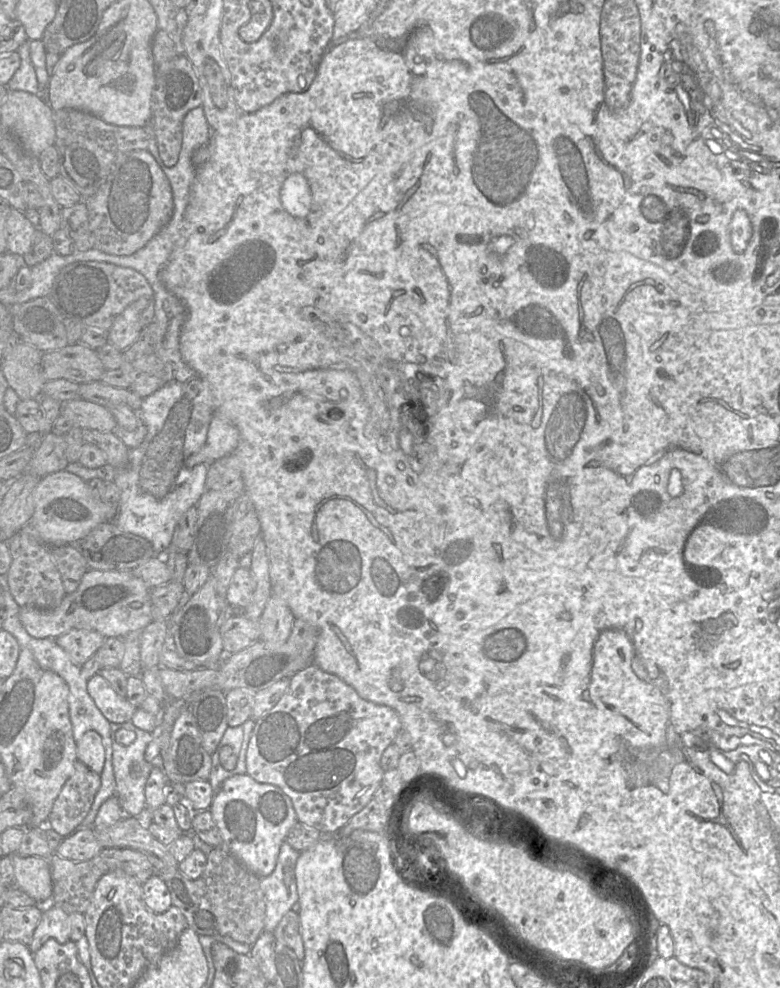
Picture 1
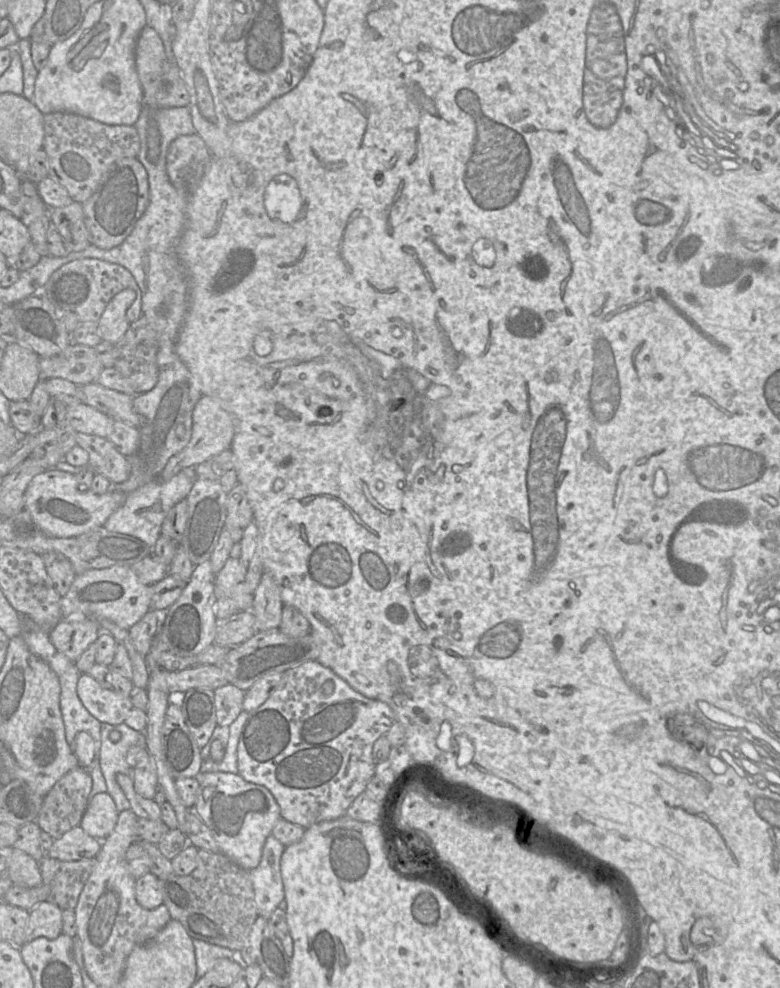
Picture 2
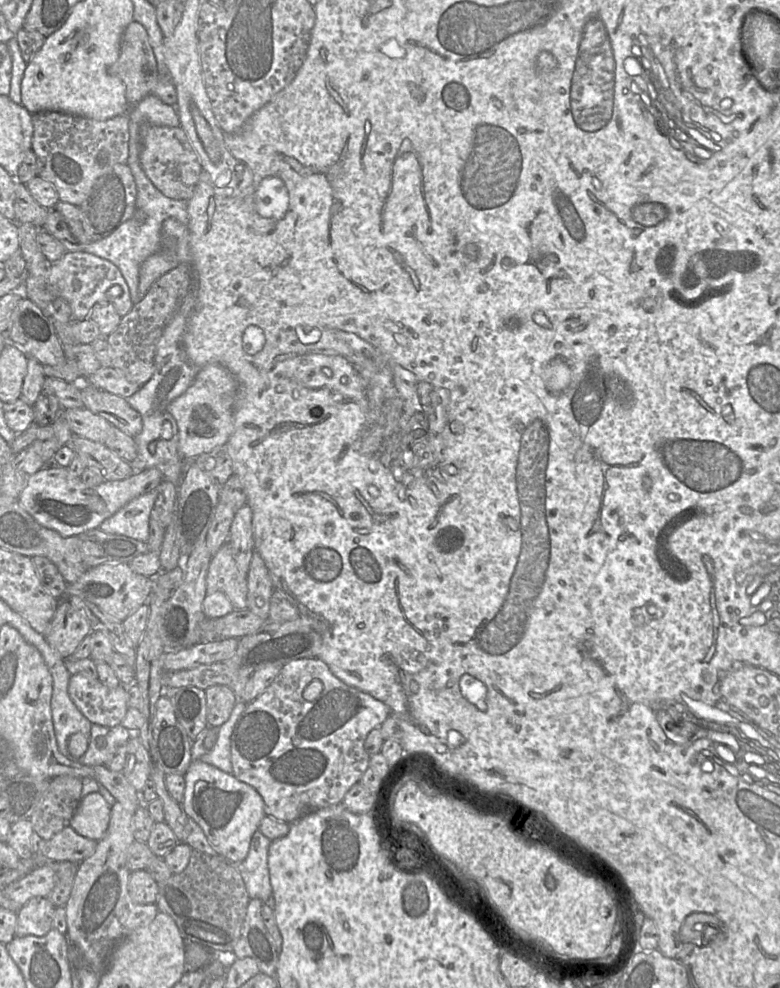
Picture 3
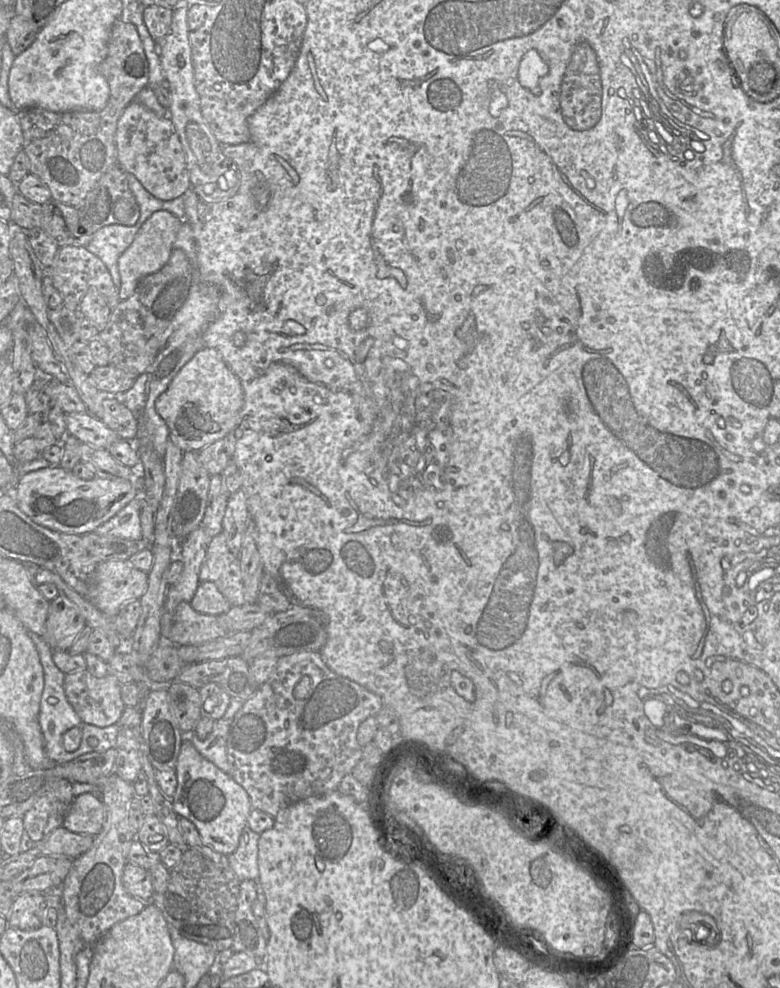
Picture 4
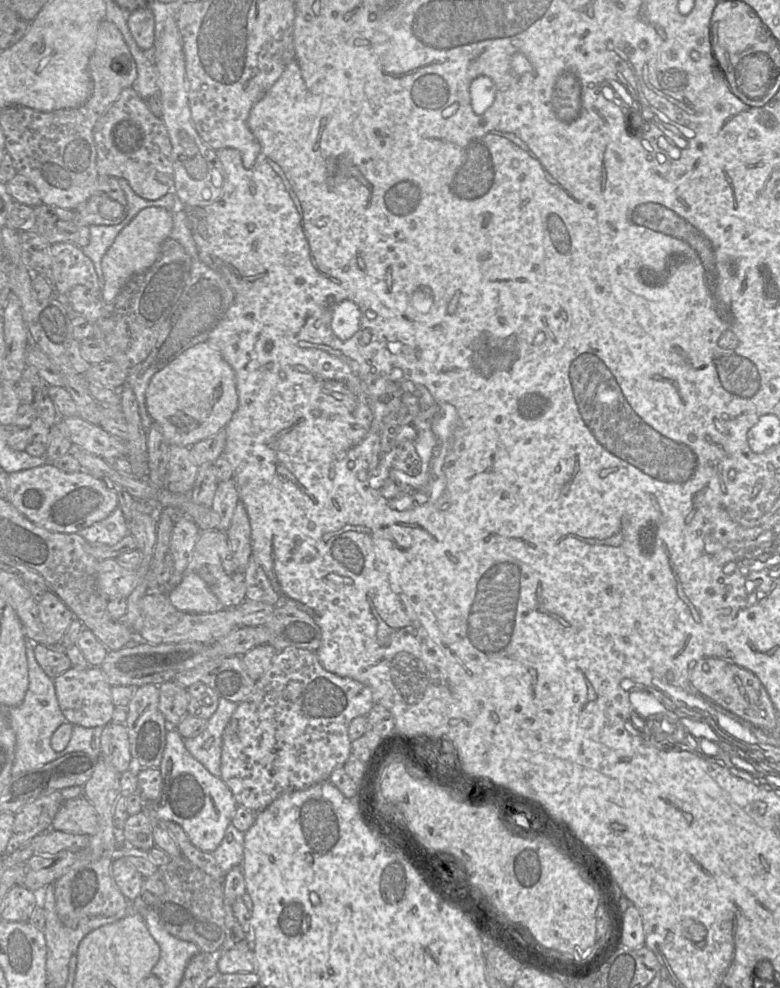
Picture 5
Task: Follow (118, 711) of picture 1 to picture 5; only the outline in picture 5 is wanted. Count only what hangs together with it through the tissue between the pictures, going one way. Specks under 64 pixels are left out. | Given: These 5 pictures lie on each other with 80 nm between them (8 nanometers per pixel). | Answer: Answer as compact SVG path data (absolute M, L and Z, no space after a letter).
M71 667L54 679L59 707L67 722L87 728L104 727L112 722L115 704L112 701L111 685L99 667Z

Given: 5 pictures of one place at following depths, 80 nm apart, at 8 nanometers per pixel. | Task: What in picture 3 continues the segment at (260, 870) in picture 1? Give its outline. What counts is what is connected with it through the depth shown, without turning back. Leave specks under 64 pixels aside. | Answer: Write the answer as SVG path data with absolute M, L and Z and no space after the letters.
M197 759L192 760L183 776L185 792L181 806L185 814L199 824L219 856L230 863L244 861L253 834L258 831L261 820L267 815L261 795L233 774Z

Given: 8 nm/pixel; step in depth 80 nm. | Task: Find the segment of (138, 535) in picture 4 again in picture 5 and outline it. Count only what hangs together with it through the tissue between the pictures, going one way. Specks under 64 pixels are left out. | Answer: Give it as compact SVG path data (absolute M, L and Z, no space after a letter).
M120 508L108 517L78 532L89 543L114 545L130 534L127 520Z

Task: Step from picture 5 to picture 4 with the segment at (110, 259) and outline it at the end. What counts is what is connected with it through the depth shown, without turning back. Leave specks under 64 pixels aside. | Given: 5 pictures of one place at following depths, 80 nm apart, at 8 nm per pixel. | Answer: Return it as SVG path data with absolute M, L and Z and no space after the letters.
M160 210L149 216L141 225L131 245L118 259L120 274L120 300L127 299L134 292L138 282L145 276L160 270L169 260L181 221L172 213Z

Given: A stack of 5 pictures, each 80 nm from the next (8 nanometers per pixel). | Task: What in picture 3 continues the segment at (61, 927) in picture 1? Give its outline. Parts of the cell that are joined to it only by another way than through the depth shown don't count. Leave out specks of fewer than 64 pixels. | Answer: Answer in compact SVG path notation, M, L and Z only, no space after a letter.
M48 898L30 899L17 912L16 936L45 936L53 929L55 909Z

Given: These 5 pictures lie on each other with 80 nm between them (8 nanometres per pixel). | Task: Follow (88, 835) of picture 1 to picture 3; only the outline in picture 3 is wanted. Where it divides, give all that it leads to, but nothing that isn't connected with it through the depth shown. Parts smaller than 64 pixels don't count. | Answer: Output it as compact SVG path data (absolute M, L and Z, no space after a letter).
M67 826L39 848L39 854L46 861L80 863L96 850L97 841L78 834Z

